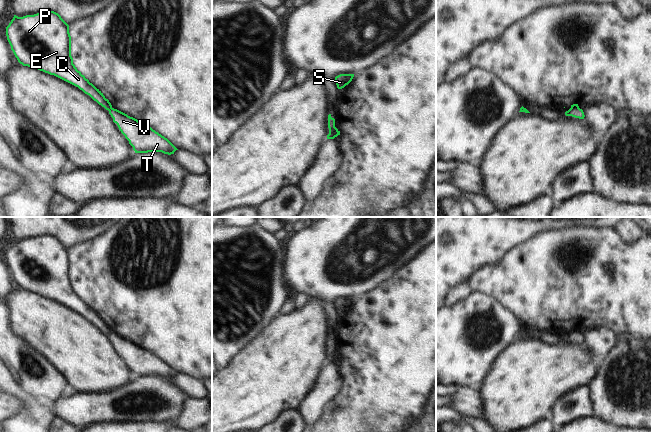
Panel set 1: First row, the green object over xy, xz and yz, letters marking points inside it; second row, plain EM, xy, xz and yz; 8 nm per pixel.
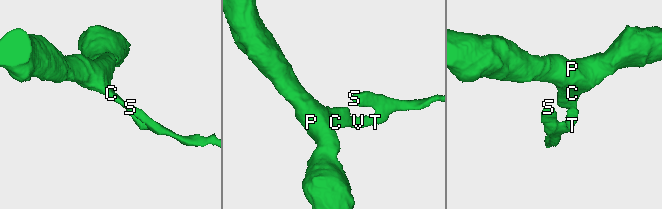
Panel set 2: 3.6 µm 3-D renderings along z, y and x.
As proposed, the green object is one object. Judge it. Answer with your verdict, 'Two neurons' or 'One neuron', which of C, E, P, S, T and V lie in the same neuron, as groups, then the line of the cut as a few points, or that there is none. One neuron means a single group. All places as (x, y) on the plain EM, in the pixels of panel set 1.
Two neurons. Groups: C E P / S T V. Split along xy (111, 331), (108, 334)

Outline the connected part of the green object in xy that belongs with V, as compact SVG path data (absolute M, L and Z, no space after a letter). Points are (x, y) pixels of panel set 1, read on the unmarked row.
M111 332L108 335L135 377L162 376L171 379L178 374L167 362L148 349L117 333Z

